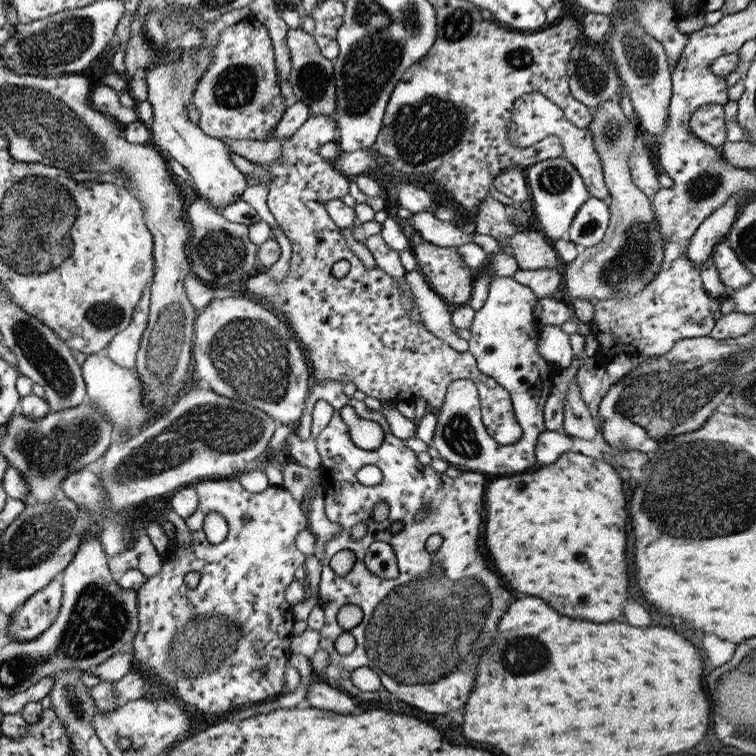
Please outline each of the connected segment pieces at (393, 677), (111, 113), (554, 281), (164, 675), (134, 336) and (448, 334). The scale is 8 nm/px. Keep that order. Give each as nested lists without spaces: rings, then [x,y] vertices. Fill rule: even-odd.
[[[317,381],[311,383],[308,387],[308,393],[304,402],[304,407],[297,421],[293,433],[301,439],[309,438],[309,427],[311,422],[311,410],[313,404],[317,400],[325,400],[332,408],[332,415],[327,425],[317,434],[315,438],[315,447],[320,458],[319,464],[319,485],[323,487],[324,494],[324,513],[329,522],[335,522],[341,527],[341,530],[331,540],[327,540],[323,544],[323,559],[320,561],[320,579],[317,588],[317,603],[323,611],[323,626],[319,629],[319,646],[321,650],[328,652],[329,664],[316,675],[323,683],[329,684],[331,688],[343,691],[357,700],[357,696],[361,694],[363,700],[373,700],[375,692],[367,693],[353,686],[350,681],[350,673],[360,667],[369,668],[377,674],[383,690],[387,690],[387,694],[395,694],[395,702],[407,702],[407,706],[411,706],[411,710],[421,710],[427,714],[441,714],[445,710],[455,710],[461,708],[463,702],[467,700],[467,694],[471,690],[471,680],[475,674],[475,664],[477,658],[481,656],[479,652],[483,652],[483,648],[487,648],[491,644],[493,638],[493,630],[495,630],[495,622],[499,620],[499,614],[503,614],[503,610],[507,608],[509,592],[501,586],[501,580],[487,568],[477,542],[482,542],[481,538],[481,520],[483,520],[485,492],[485,474],[476,471],[463,471],[456,478],[451,478],[442,473],[435,472],[430,465],[423,465],[416,459],[416,452],[403,445],[403,440],[393,436],[389,430],[387,420],[383,418],[383,414],[373,409],[368,409],[363,405],[363,401],[353,399],[346,396],[342,391],[342,384],[339,381]],[[343,406],[351,406],[357,417],[361,419],[372,420],[379,423],[383,428],[383,440],[379,447],[375,450],[361,450],[357,446],[353,446],[351,438],[349,438],[349,428],[347,424],[343,424],[339,409]],[[365,465],[373,465],[379,468],[382,479],[373,486],[365,486],[357,482],[355,473],[359,468]],[[377,502],[387,504],[387,517],[383,521],[375,521],[371,517],[373,506]],[[419,510],[425,511],[423,519],[415,519],[415,514]],[[399,521],[402,530],[398,534],[391,535],[388,527],[391,523]],[[357,522],[365,523],[367,531],[359,541],[349,541],[348,537],[351,528]],[[438,534],[443,542],[439,549],[428,554],[425,551],[424,543],[427,537]],[[373,542],[385,542],[389,544],[393,555],[396,559],[398,576],[395,579],[381,579],[371,575],[364,566],[363,556],[365,549]],[[341,549],[351,550],[355,554],[355,563],[353,569],[347,572],[345,576],[336,576],[329,570],[329,558],[339,552]],[[347,604],[355,604],[361,608],[362,619],[357,626],[348,630],[348,633],[355,640],[355,647],[349,654],[341,655],[335,651],[333,641],[341,632],[335,615],[341,606]]]
[[[93,86],[90,93],[90,104],[94,110],[117,121],[121,126],[129,125],[137,120],[137,112],[120,105],[119,92],[109,86]]]
[[[539,267],[537,270],[517,269],[512,279],[533,291],[538,298],[549,296],[559,286],[562,278],[561,270],[553,267]]]
[[[221,478],[206,481],[200,480],[193,487],[197,495],[197,501],[199,501],[199,506],[197,506],[197,510],[193,514],[183,519],[185,526],[191,533],[191,546],[183,548],[183,546],[176,544],[175,537],[168,538],[168,550],[160,556],[160,572],[147,577],[145,582],[135,591],[138,628],[135,635],[133,635],[130,646],[135,651],[133,653],[132,669],[137,670],[139,673],[146,673],[149,679],[163,684],[166,689],[166,696],[181,702],[183,708],[190,714],[198,714],[198,716],[205,716],[205,714],[219,715],[223,714],[223,712],[231,712],[231,710],[237,708],[243,708],[266,699],[275,698],[285,691],[283,674],[285,666],[287,666],[288,657],[291,654],[290,644],[293,637],[292,628],[295,619],[291,614],[292,606],[289,606],[284,600],[283,592],[291,580],[293,580],[295,569],[304,565],[305,556],[295,548],[294,541],[298,532],[308,529],[308,520],[306,515],[301,512],[300,502],[294,500],[291,494],[281,486],[269,486],[263,492],[253,494],[253,492],[247,492],[234,478]],[[209,511],[221,514],[226,522],[228,531],[226,532],[225,539],[219,542],[219,544],[210,544],[205,539],[204,532],[202,531],[203,517]],[[243,516],[249,516],[249,521],[245,521]],[[188,572],[197,572],[200,575],[198,583],[193,590],[185,588],[186,586],[183,584],[183,578]],[[262,668],[267,670],[265,676],[259,674],[259,669]]]
[[[151,279],[135,305],[129,324],[124,330],[115,334],[105,347],[107,358],[111,362],[130,370],[135,370],[136,352],[145,331],[149,314],[149,295],[151,295]]]
[[[413,270],[406,271],[404,278],[413,294],[413,300],[417,302],[417,310],[419,310],[419,318],[421,318],[424,330],[437,339],[447,342],[449,348],[453,348],[455,352],[467,351],[467,341],[458,338],[455,334],[449,309],[446,308],[443,300],[430,289],[424,276],[417,270]]]

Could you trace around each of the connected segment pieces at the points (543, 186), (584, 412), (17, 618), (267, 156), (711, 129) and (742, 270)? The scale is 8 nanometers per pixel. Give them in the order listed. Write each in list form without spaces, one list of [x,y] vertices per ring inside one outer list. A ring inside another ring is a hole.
[[[559,156],[529,165],[524,168],[524,174],[531,193],[533,208],[548,242],[555,242],[555,240],[565,237],[565,232],[577,209],[589,198],[575,167],[565,157]]]
[[[575,379],[569,381],[565,395],[563,395],[563,424],[561,432],[569,437],[589,440],[593,438],[597,429],[587,405],[579,396],[579,387],[575,385]]]
[[[58,573],[42,590],[27,598],[22,606],[9,615],[5,636],[11,641],[31,641],[51,626],[59,611],[61,578]]]
[[[223,137],[220,140],[223,146],[227,146],[230,152],[253,163],[271,163],[281,157],[281,138],[271,140],[257,139],[228,139]]]
[[[723,105],[698,106],[688,121],[688,130],[701,142],[718,148],[724,143]]]
[[[724,240],[713,247],[710,258],[715,265],[721,284],[732,289],[740,289],[753,281],[753,274],[737,260],[737,256]]]

